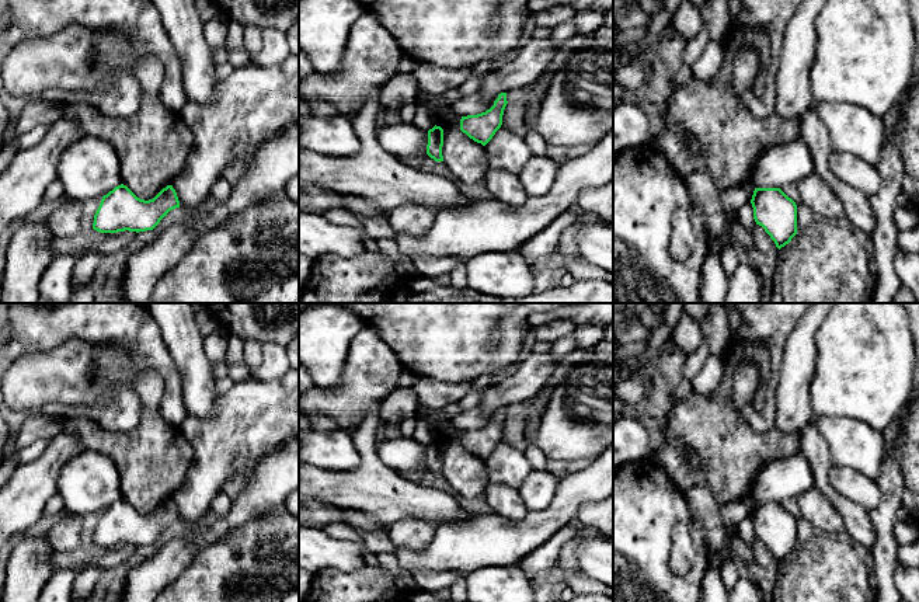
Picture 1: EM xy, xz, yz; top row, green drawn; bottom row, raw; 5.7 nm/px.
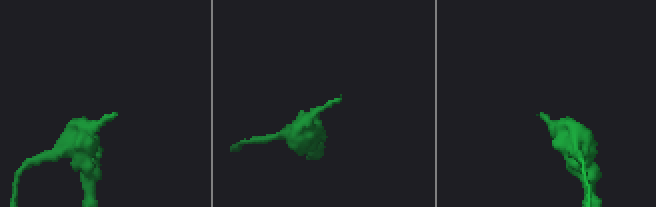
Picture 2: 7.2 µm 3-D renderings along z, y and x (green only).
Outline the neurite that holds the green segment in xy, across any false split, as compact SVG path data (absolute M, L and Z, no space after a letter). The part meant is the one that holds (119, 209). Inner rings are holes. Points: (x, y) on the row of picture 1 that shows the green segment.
M121 184L102 196L93 229L100 233L153 230L175 208L180 208L180 201L173 185L163 188L153 199L145 201Z

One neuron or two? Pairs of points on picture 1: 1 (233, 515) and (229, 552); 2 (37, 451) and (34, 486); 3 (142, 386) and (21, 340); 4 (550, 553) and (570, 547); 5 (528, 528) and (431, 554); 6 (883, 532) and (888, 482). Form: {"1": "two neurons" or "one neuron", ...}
{"1": "two neurons", "2": "two neurons", "3": "two neurons", "4": "two neurons", "5": "one neuron", "6": "one neuron"}

